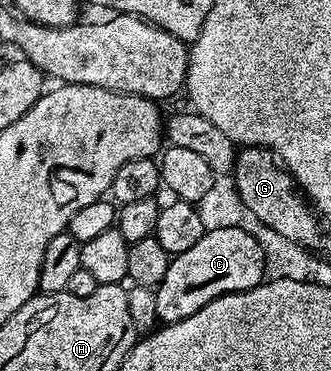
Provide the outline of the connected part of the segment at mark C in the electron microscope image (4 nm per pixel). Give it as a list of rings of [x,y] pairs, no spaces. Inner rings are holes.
[[[238,227],[204,231],[202,240],[198,240],[194,248],[186,248],[186,252],[175,255],[169,261],[165,276],[154,290],[157,319],[164,324],[186,320],[186,316],[194,316],[198,308],[216,298],[252,290],[265,278],[262,248],[254,236]]]

